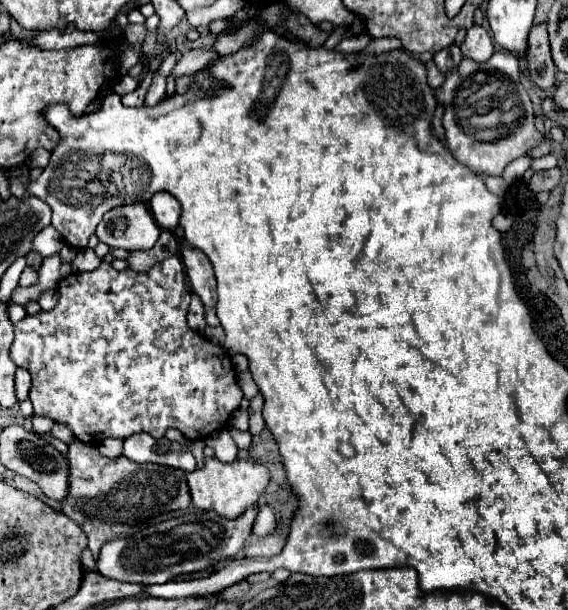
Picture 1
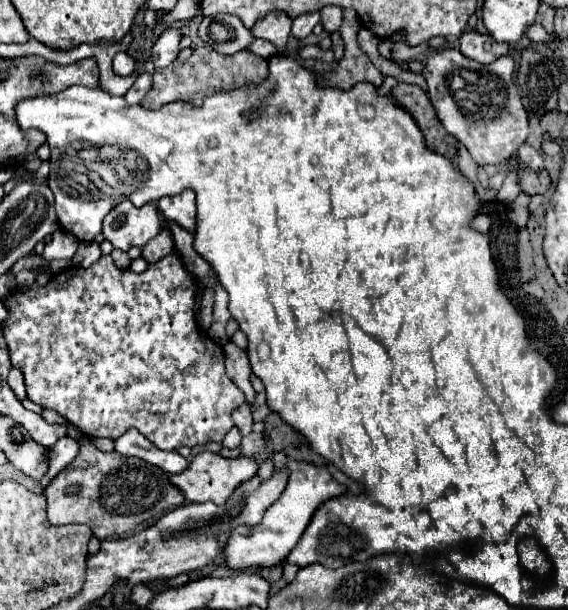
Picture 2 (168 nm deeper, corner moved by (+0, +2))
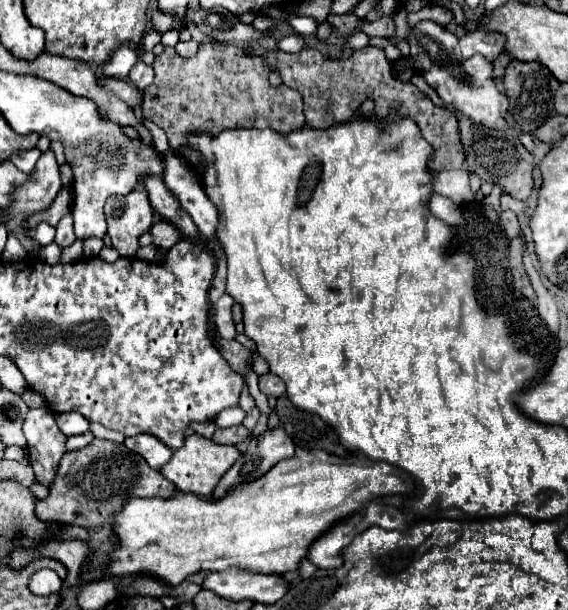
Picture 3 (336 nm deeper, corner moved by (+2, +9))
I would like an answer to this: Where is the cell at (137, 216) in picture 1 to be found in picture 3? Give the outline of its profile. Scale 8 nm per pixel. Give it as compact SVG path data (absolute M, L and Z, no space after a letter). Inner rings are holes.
M144 188L132 190L126 196L110 196L104 206L108 236L120 256L132 258L138 250L138 238L150 230L154 210Z

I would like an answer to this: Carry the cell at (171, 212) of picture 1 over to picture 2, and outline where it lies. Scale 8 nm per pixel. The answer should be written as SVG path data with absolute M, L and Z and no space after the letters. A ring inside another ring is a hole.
M184 189L174 197L162 197L158 207L166 219L176 221L188 231L196 231L196 195L192 189Z

